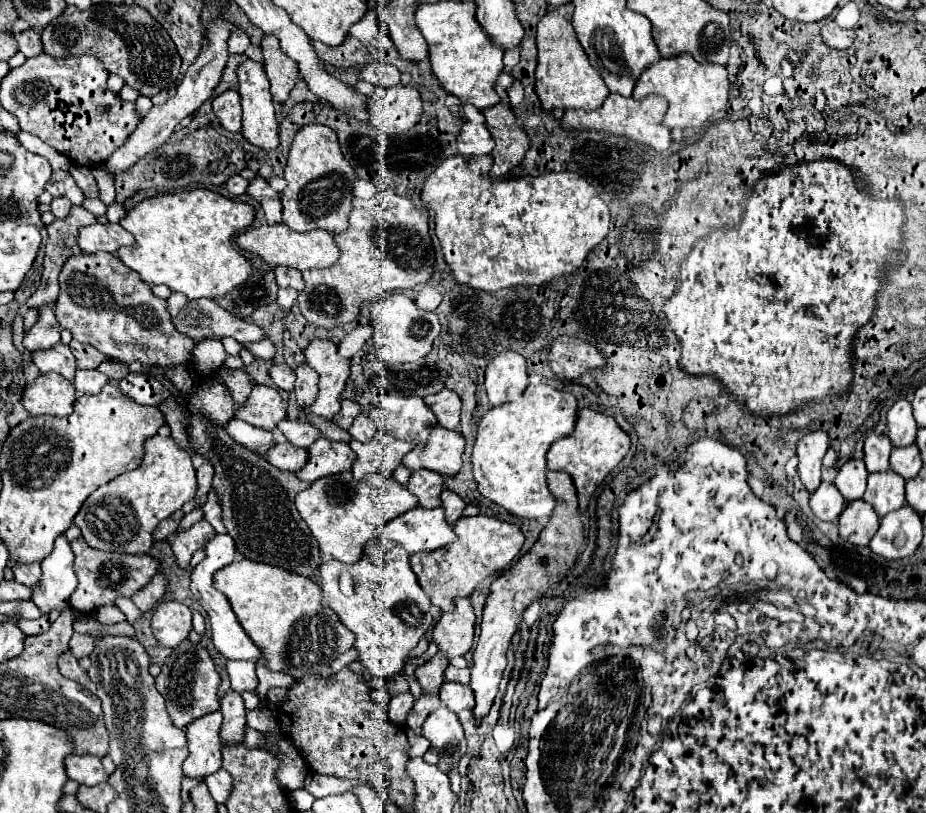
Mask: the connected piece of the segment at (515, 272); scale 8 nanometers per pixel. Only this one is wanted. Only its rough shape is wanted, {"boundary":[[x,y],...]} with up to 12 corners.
{"boundary":[[443,160],[421,200],[459,284],[575,272],[609,208],[575,172]]}

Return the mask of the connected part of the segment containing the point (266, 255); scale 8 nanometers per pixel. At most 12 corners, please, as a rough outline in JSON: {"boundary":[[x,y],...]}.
{"boundary":[[247,228],[235,242],[271,266],[329,268],[329,232]]}

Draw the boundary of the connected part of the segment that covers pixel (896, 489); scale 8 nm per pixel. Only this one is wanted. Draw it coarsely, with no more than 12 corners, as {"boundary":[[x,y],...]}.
{"boundary":[[869,474],[863,498],[883,518],[905,504],[905,480]]}

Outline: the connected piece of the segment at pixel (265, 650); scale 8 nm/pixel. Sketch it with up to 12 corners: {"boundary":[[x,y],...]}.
{"boundary":[[269,564],[217,570],[269,670],[321,674],[353,646],[321,588]]}

